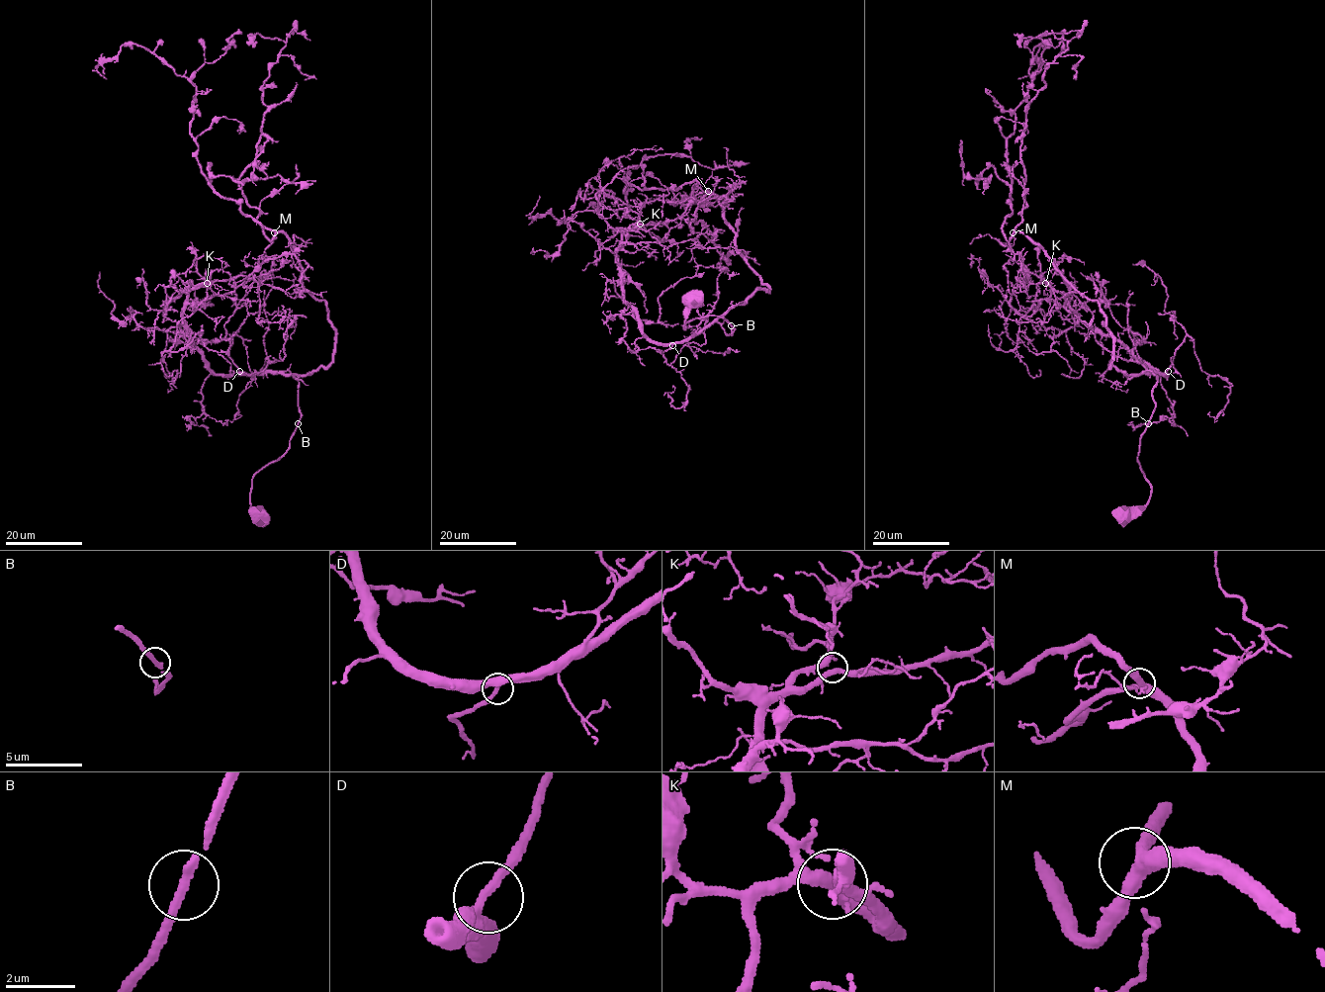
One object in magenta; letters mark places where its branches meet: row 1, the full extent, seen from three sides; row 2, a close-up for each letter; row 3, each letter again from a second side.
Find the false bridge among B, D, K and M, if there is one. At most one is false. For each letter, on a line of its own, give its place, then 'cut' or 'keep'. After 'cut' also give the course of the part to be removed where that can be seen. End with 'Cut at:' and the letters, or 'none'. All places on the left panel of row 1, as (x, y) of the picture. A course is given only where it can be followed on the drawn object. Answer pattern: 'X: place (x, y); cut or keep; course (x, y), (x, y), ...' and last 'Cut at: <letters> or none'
B: place (298, 423); keep
D: place (239, 371); keep
K: place (207, 283); keep
M: place (274, 232); keep
Cut at: none

